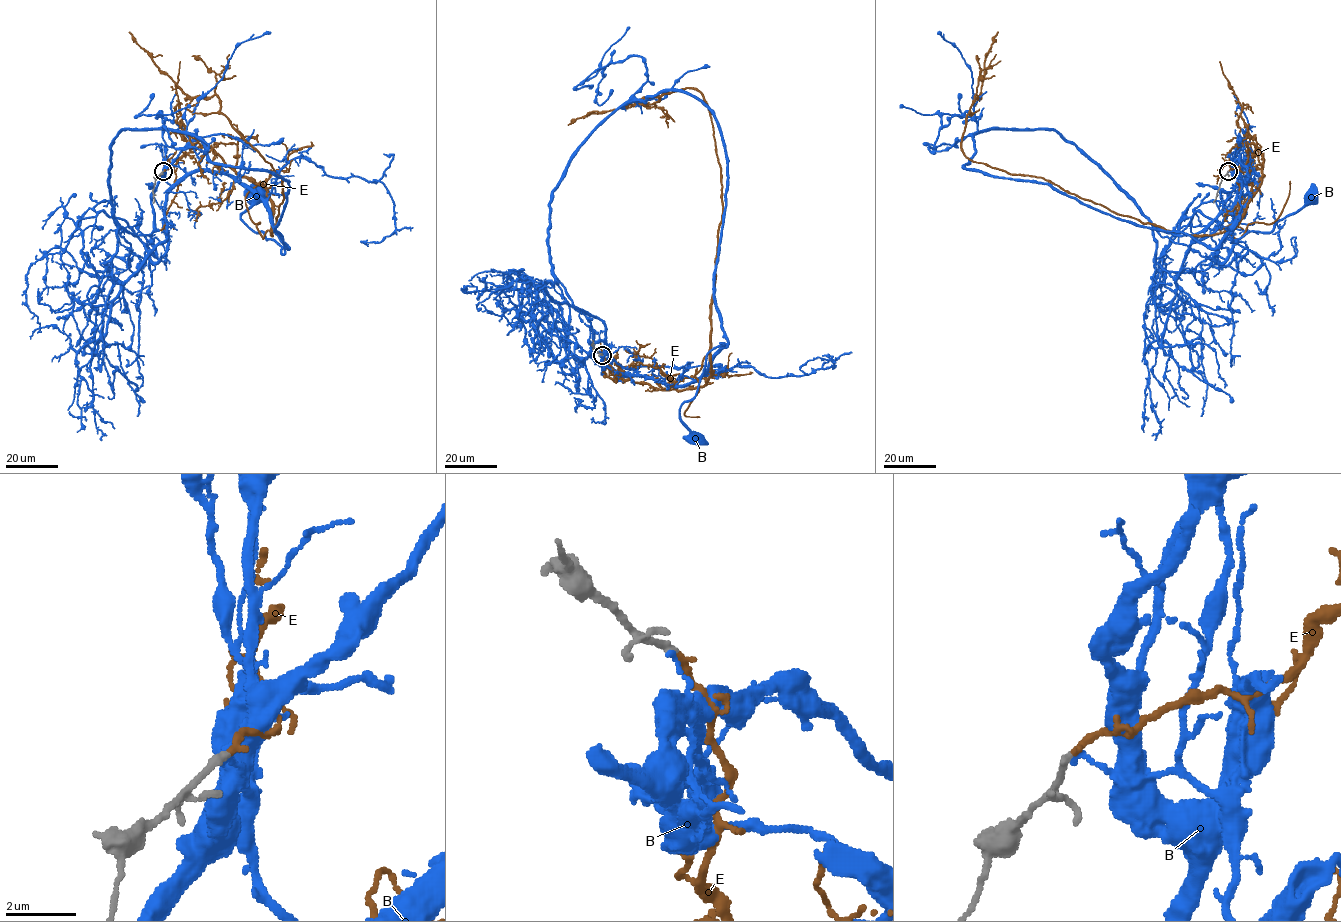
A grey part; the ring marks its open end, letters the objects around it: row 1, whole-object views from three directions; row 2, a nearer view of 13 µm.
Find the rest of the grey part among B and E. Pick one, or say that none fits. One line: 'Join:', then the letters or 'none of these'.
Join: E

